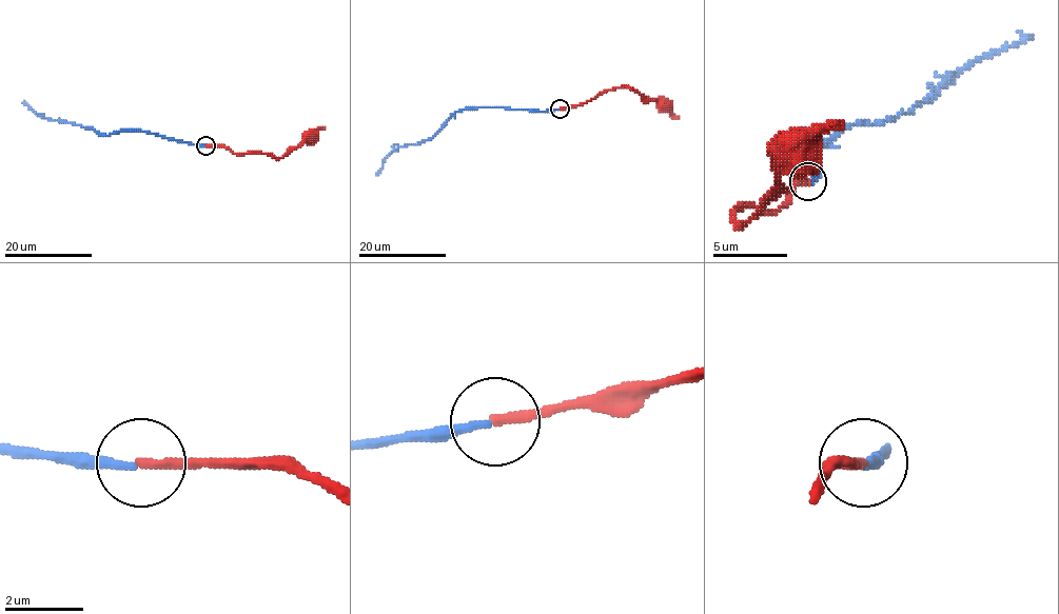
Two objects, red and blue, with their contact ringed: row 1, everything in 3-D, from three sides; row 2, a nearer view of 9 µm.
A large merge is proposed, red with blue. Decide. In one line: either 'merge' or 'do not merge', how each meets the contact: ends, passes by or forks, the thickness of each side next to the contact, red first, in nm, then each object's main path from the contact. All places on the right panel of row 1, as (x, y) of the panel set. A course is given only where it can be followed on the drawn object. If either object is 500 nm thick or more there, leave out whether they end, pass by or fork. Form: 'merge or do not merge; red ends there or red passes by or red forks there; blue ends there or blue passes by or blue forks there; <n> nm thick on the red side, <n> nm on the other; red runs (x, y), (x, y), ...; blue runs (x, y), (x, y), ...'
do not merge; red ends there; blue ends there; 260 nm thick on the red side, 220 nm on the other; red runs (809, 180), (802, 180), (771, 214), (738, 206), (734, 218), (742, 225), (776, 180), (798, 170), (798, 162); blue runs (809, 180), (817, 177), (805, 129), (812, 146), (854, 124), (883, 124), (946, 87), (984, 54), (1033, 35)

